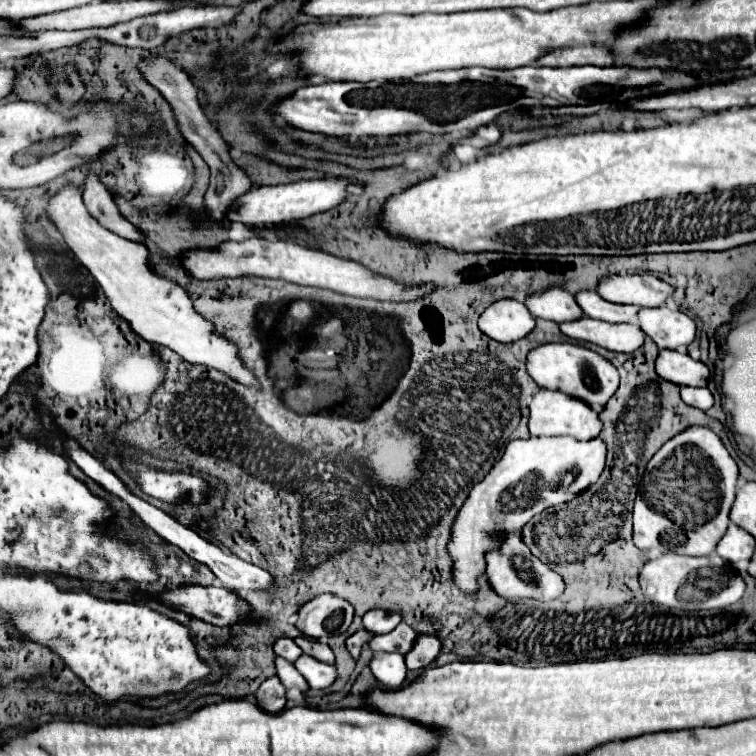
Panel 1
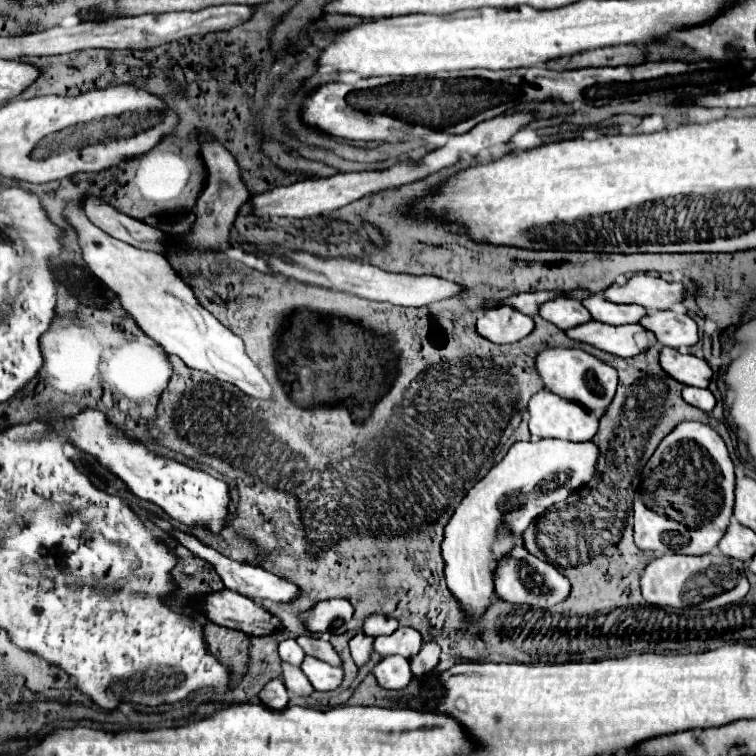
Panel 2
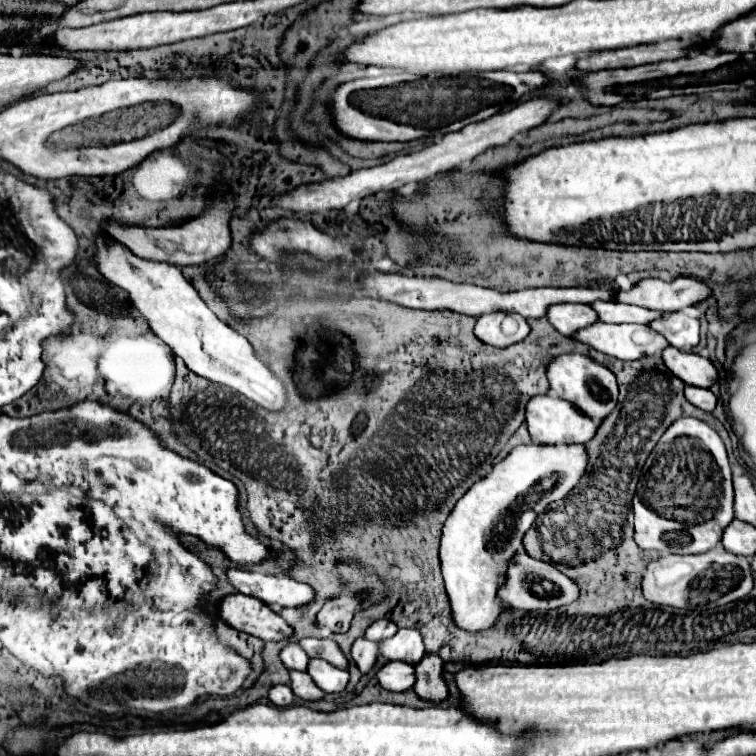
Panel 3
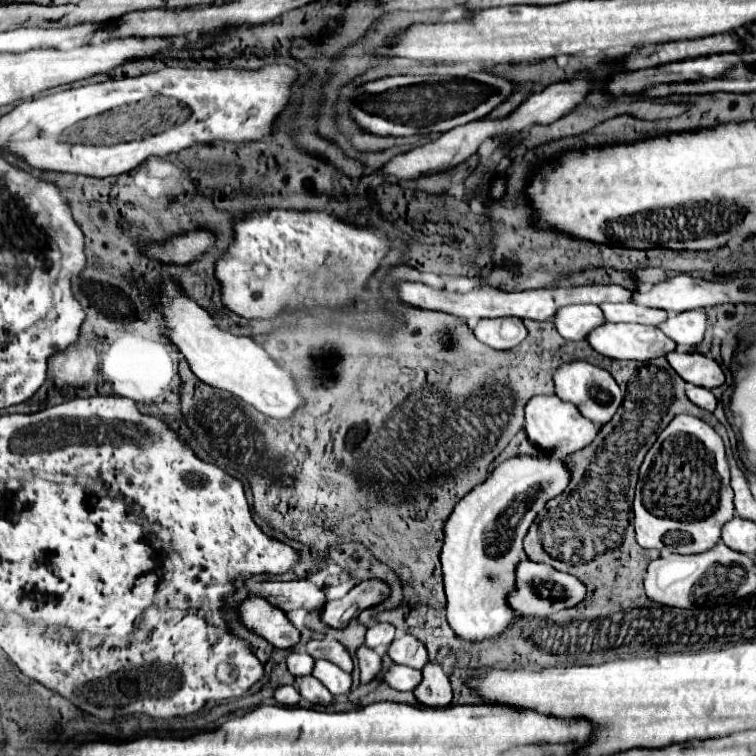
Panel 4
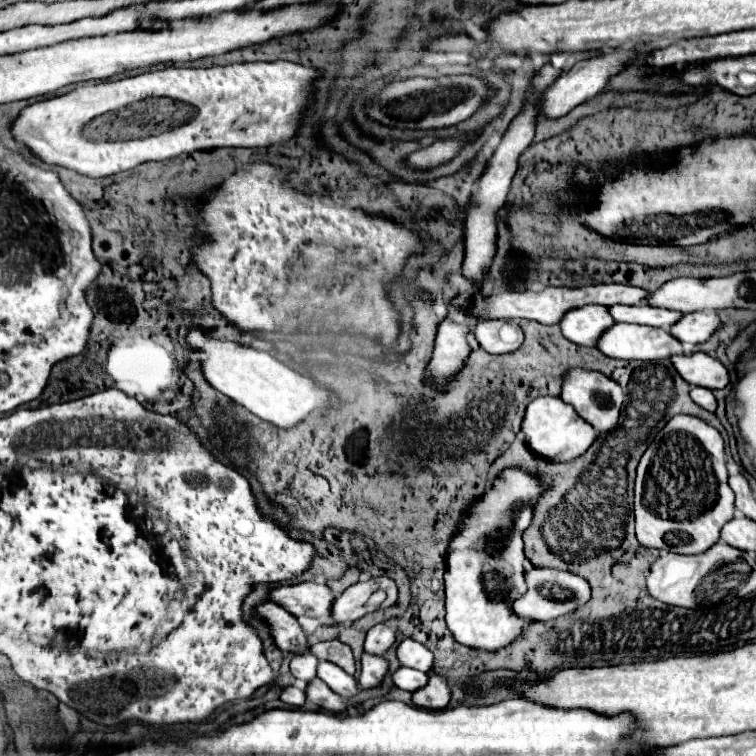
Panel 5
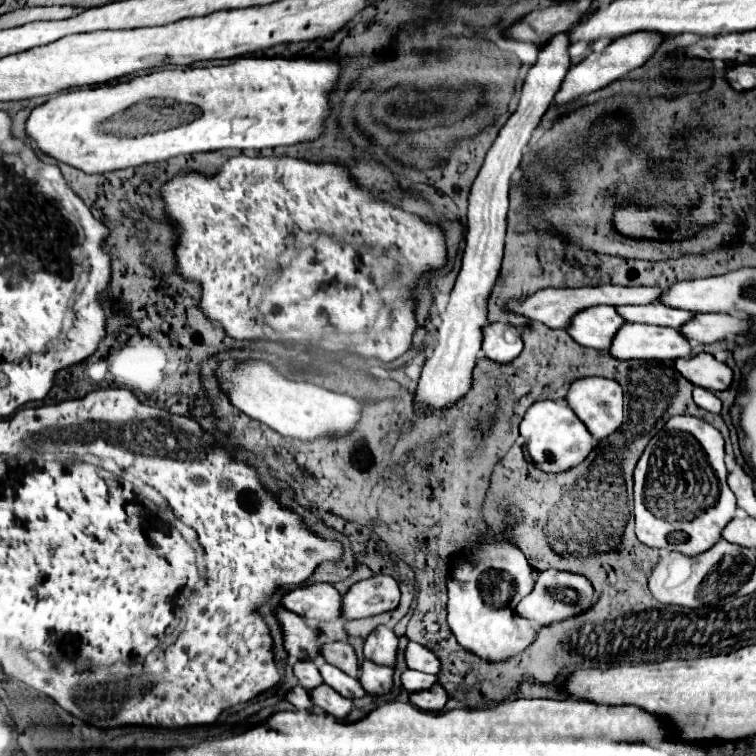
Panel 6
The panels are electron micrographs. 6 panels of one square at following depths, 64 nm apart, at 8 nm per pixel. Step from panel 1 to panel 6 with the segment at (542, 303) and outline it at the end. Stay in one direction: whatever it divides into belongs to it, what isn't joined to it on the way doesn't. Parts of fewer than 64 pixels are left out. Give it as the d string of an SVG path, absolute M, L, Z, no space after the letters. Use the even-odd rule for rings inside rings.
M592 306L592 308L584 308L576 316L572 316L566 332L580 346L606 350L608 340L612 340L612 332L616 332L616 328L620 328L620 324L624 324L624 320L620 320L620 316L616 316L614 308Z

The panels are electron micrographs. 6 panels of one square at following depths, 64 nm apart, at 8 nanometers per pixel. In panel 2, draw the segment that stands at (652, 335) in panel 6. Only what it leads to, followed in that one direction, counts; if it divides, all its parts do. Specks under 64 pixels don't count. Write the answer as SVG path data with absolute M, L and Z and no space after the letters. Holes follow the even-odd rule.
M584 322L574 328L568 328L566 334L572 340L592 344L604 352L622 356L622 358L632 358L640 354L644 348L650 348L656 344L656 338L652 332L644 330L640 324L622 324L622 326L612 326L604 322Z

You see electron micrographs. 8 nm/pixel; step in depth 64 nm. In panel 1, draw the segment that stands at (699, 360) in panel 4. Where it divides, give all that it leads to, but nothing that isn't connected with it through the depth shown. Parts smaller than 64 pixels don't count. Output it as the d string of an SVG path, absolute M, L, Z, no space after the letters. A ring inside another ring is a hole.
M660 350L656 358L656 374L678 386L706 386L710 370L704 362L692 360L676 350Z

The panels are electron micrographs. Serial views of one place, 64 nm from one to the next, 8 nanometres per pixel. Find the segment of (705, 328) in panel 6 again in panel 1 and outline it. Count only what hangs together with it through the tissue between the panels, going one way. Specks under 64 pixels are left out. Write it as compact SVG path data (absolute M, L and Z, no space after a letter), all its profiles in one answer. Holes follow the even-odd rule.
M640 308L638 312L642 332L652 338L658 348L676 350L680 346L688 346L694 340L696 326L690 316L680 310L660 308Z

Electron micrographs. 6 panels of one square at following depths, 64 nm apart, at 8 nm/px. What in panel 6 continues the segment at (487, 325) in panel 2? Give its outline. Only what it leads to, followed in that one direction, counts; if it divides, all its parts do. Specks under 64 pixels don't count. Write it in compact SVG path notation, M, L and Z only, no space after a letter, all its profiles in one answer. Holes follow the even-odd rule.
M488 322L482 328L482 352L496 362L514 360L522 352L520 330L504 322Z

